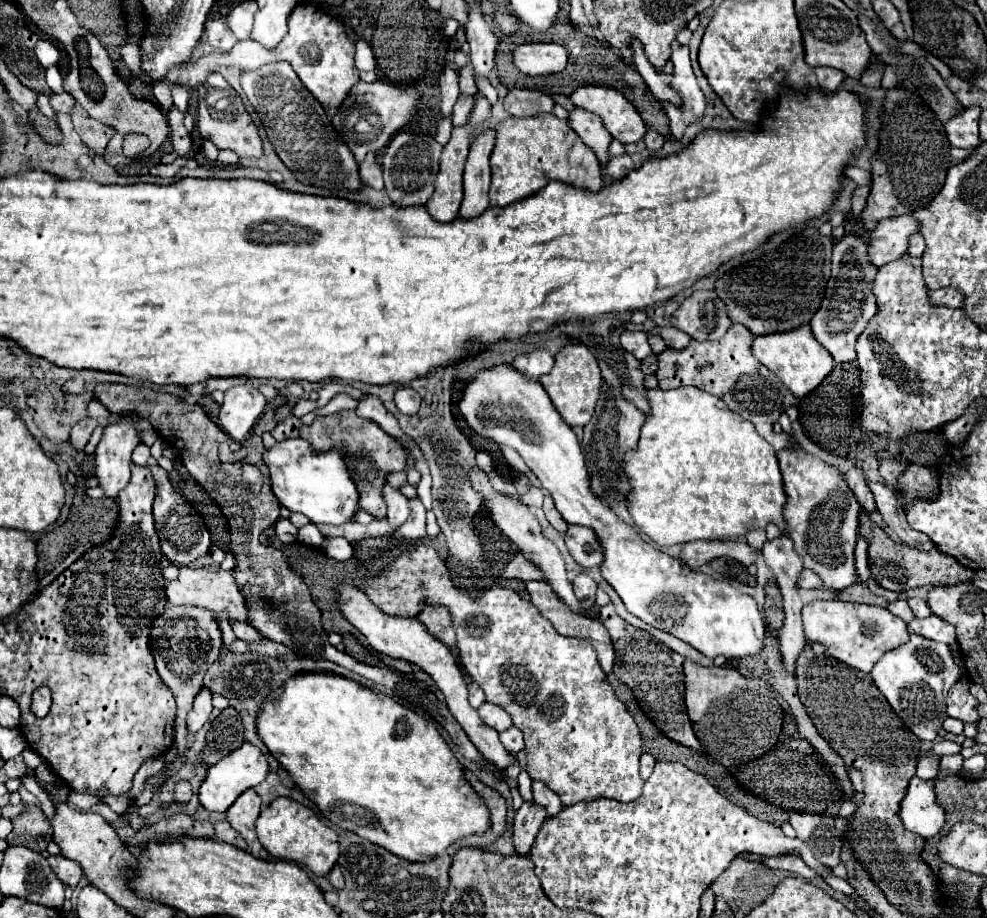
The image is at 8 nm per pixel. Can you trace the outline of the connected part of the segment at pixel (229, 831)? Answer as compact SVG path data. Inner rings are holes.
M225 820L215 822L213 826L215 826L215 838L217 838L217 840L223 840L223 842L227 842L227 844L233 844L233 846L241 848L241 850L247 850L247 844L243 842L243 838L241 838Z

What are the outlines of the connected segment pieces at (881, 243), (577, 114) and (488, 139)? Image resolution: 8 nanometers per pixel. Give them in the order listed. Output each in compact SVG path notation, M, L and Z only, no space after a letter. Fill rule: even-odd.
M903 214L897 218L887 218L869 232L867 256L871 264L881 268L887 262L901 258L907 252L907 238L919 232L919 222L911 214Z
M575 108L575 110L569 112L569 126L597 154L601 168L603 168L603 176L607 176L605 166L611 160L609 158L609 144L611 144L613 138L607 132L607 128L603 126L603 120L597 114L591 114L583 108Z
M487 130L481 134L471 150L465 164L465 196L459 208L459 218L475 218L489 208L489 184L491 184L491 168L489 156L495 144L495 130Z

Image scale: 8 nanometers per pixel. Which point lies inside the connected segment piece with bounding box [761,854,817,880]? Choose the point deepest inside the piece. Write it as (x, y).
(790, 862)

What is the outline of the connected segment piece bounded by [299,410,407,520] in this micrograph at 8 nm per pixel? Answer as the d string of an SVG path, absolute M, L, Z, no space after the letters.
M341 410L331 416L315 416L311 426L301 426L299 436L305 438L315 450L329 452L339 448L345 456L347 470L351 480L359 490L359 506L369 512L375 520L385 518L385 502L381 498L381 486L385 482L385 470L405 468L407 466L407 450L399 440L383 432L375 422L357 418L355 410Z

